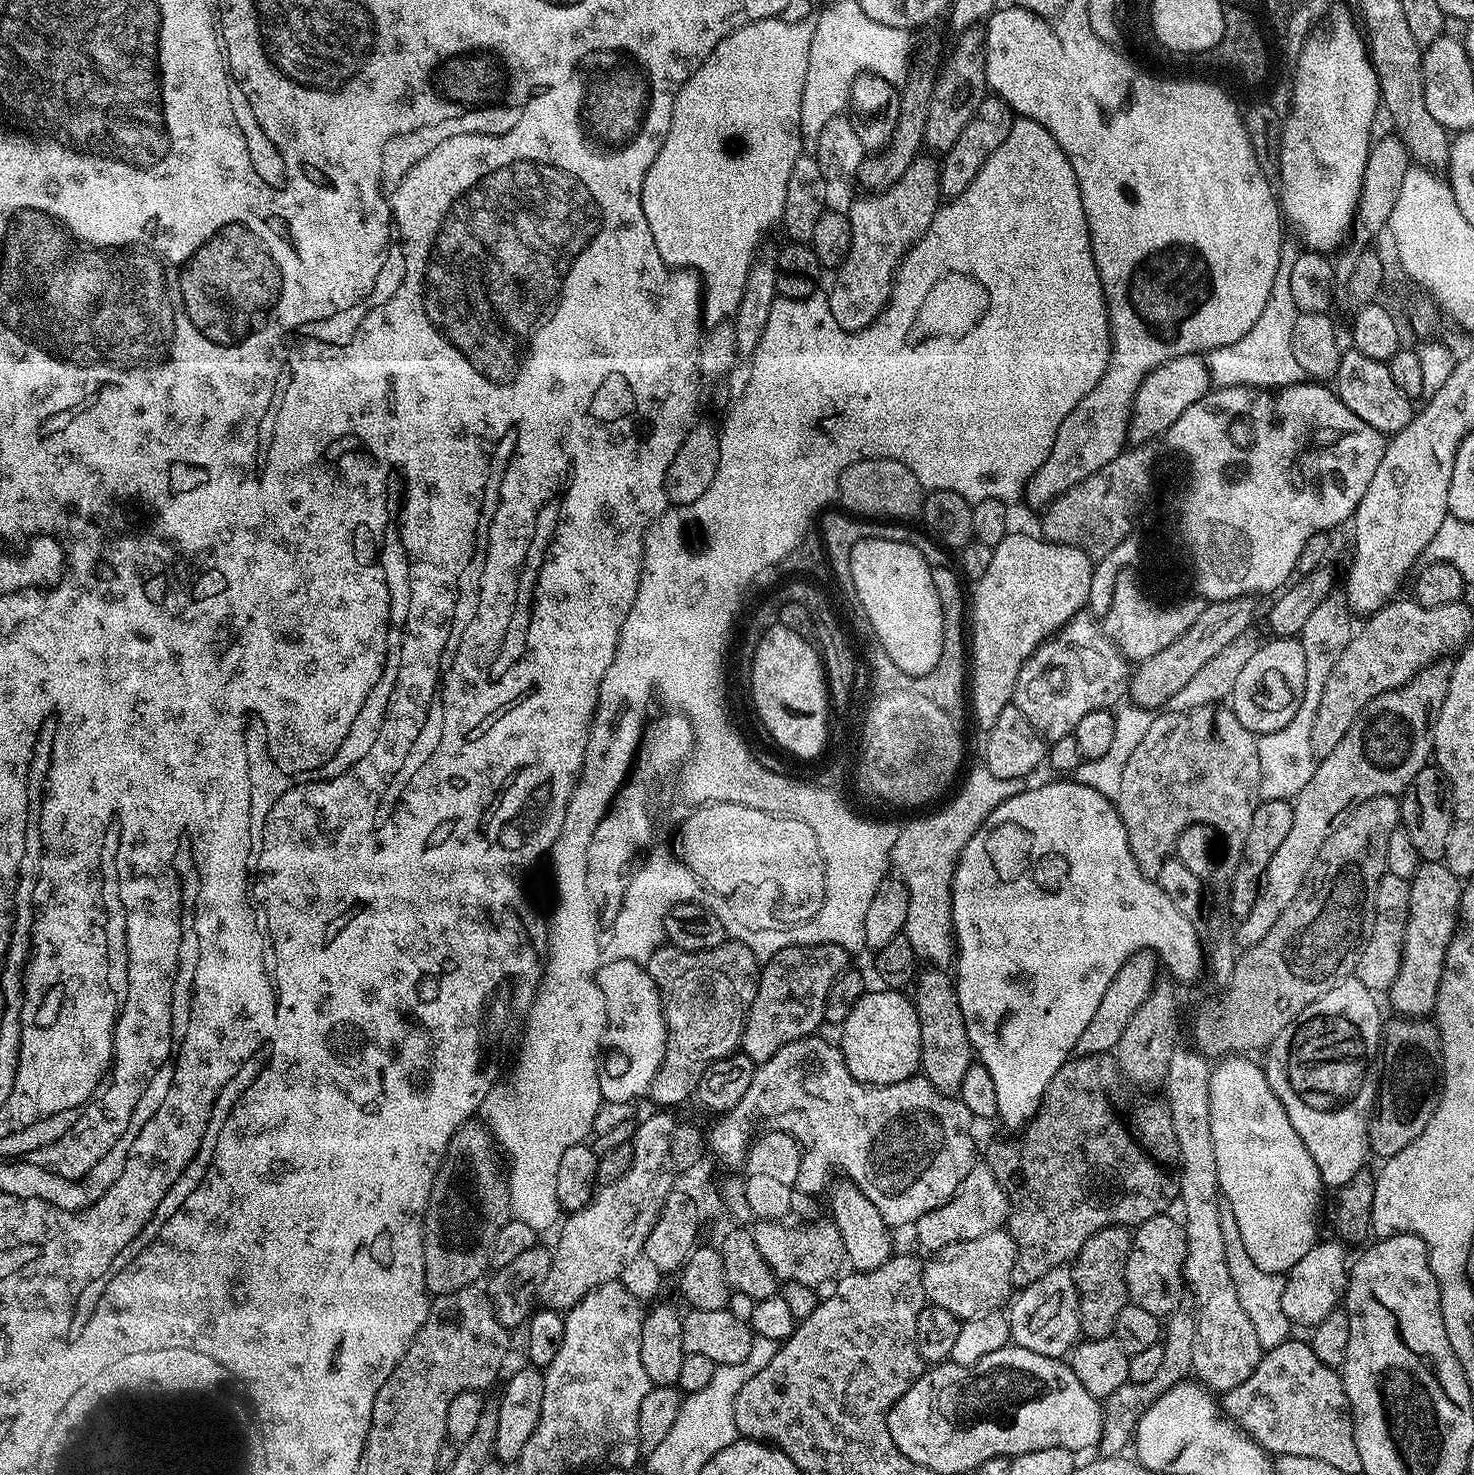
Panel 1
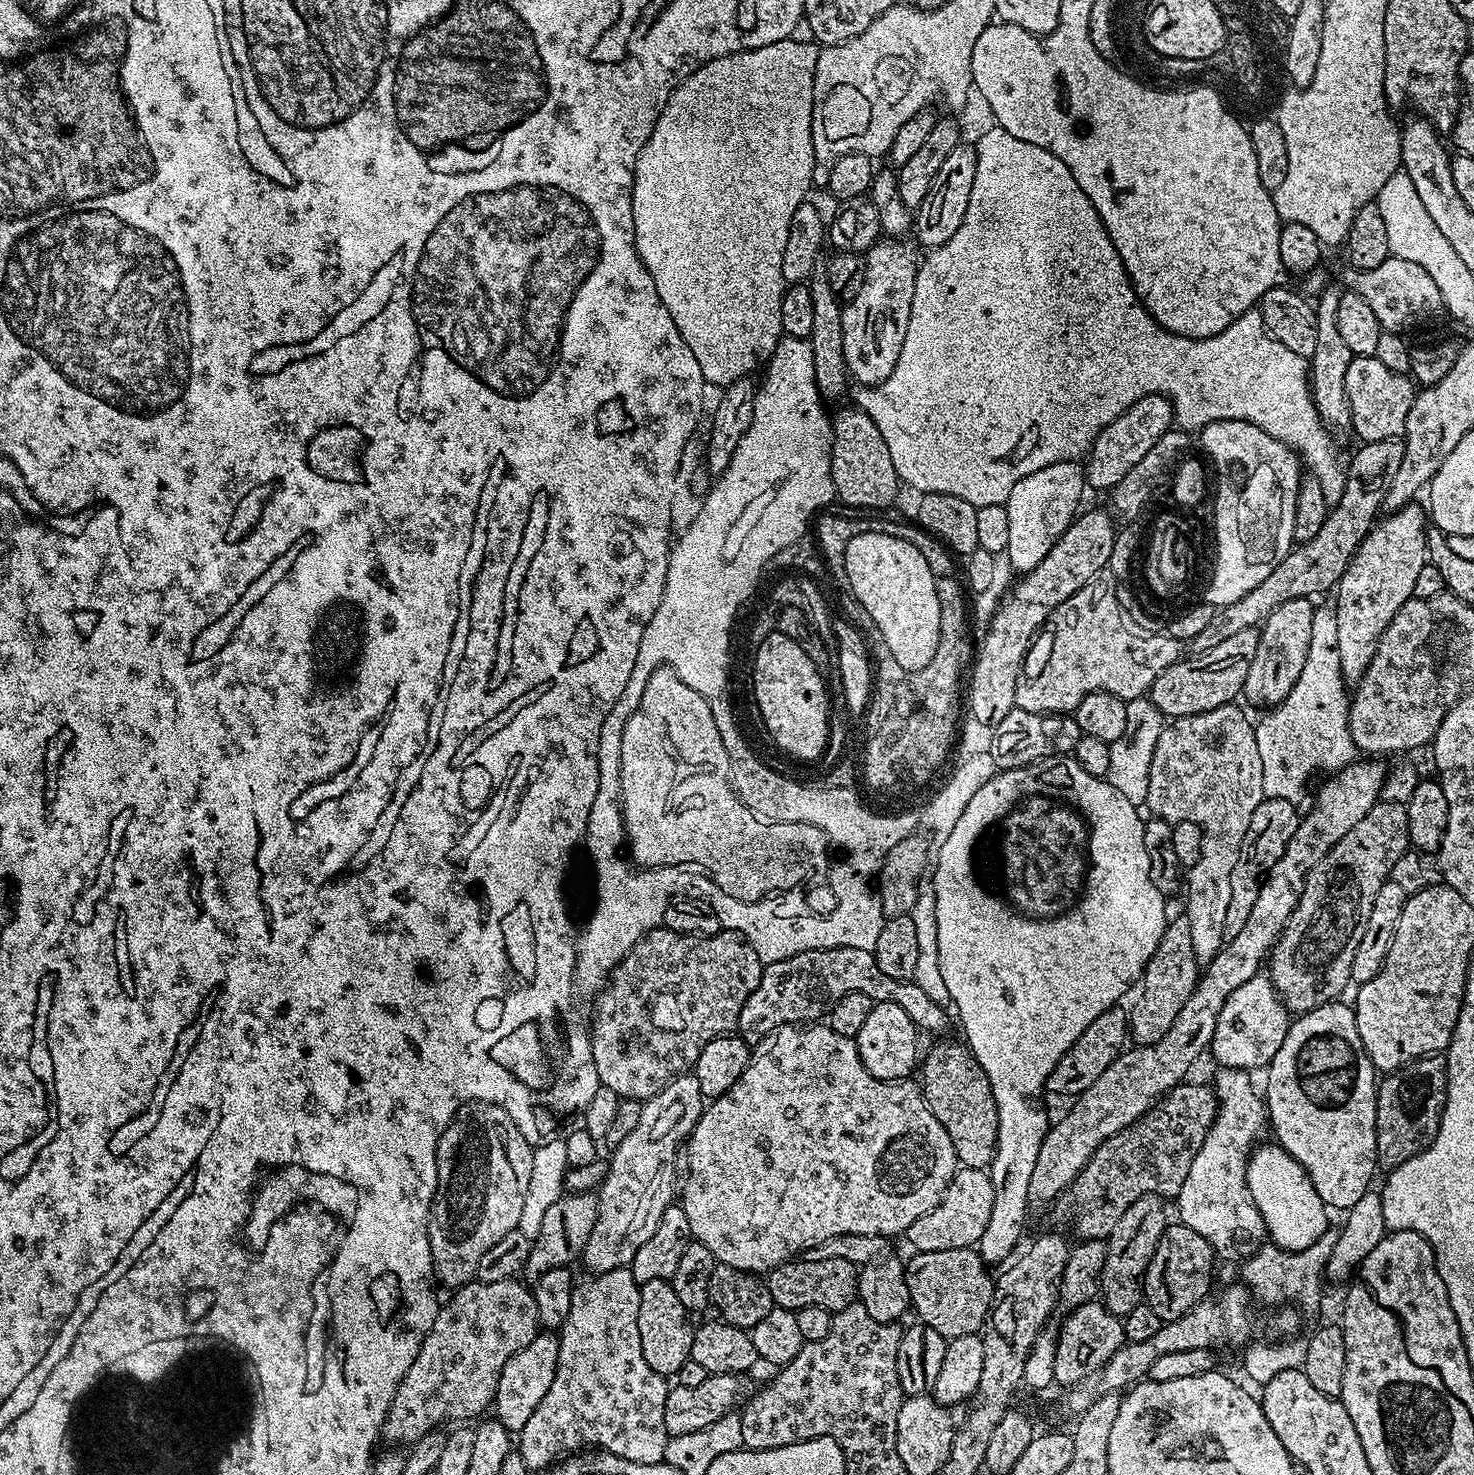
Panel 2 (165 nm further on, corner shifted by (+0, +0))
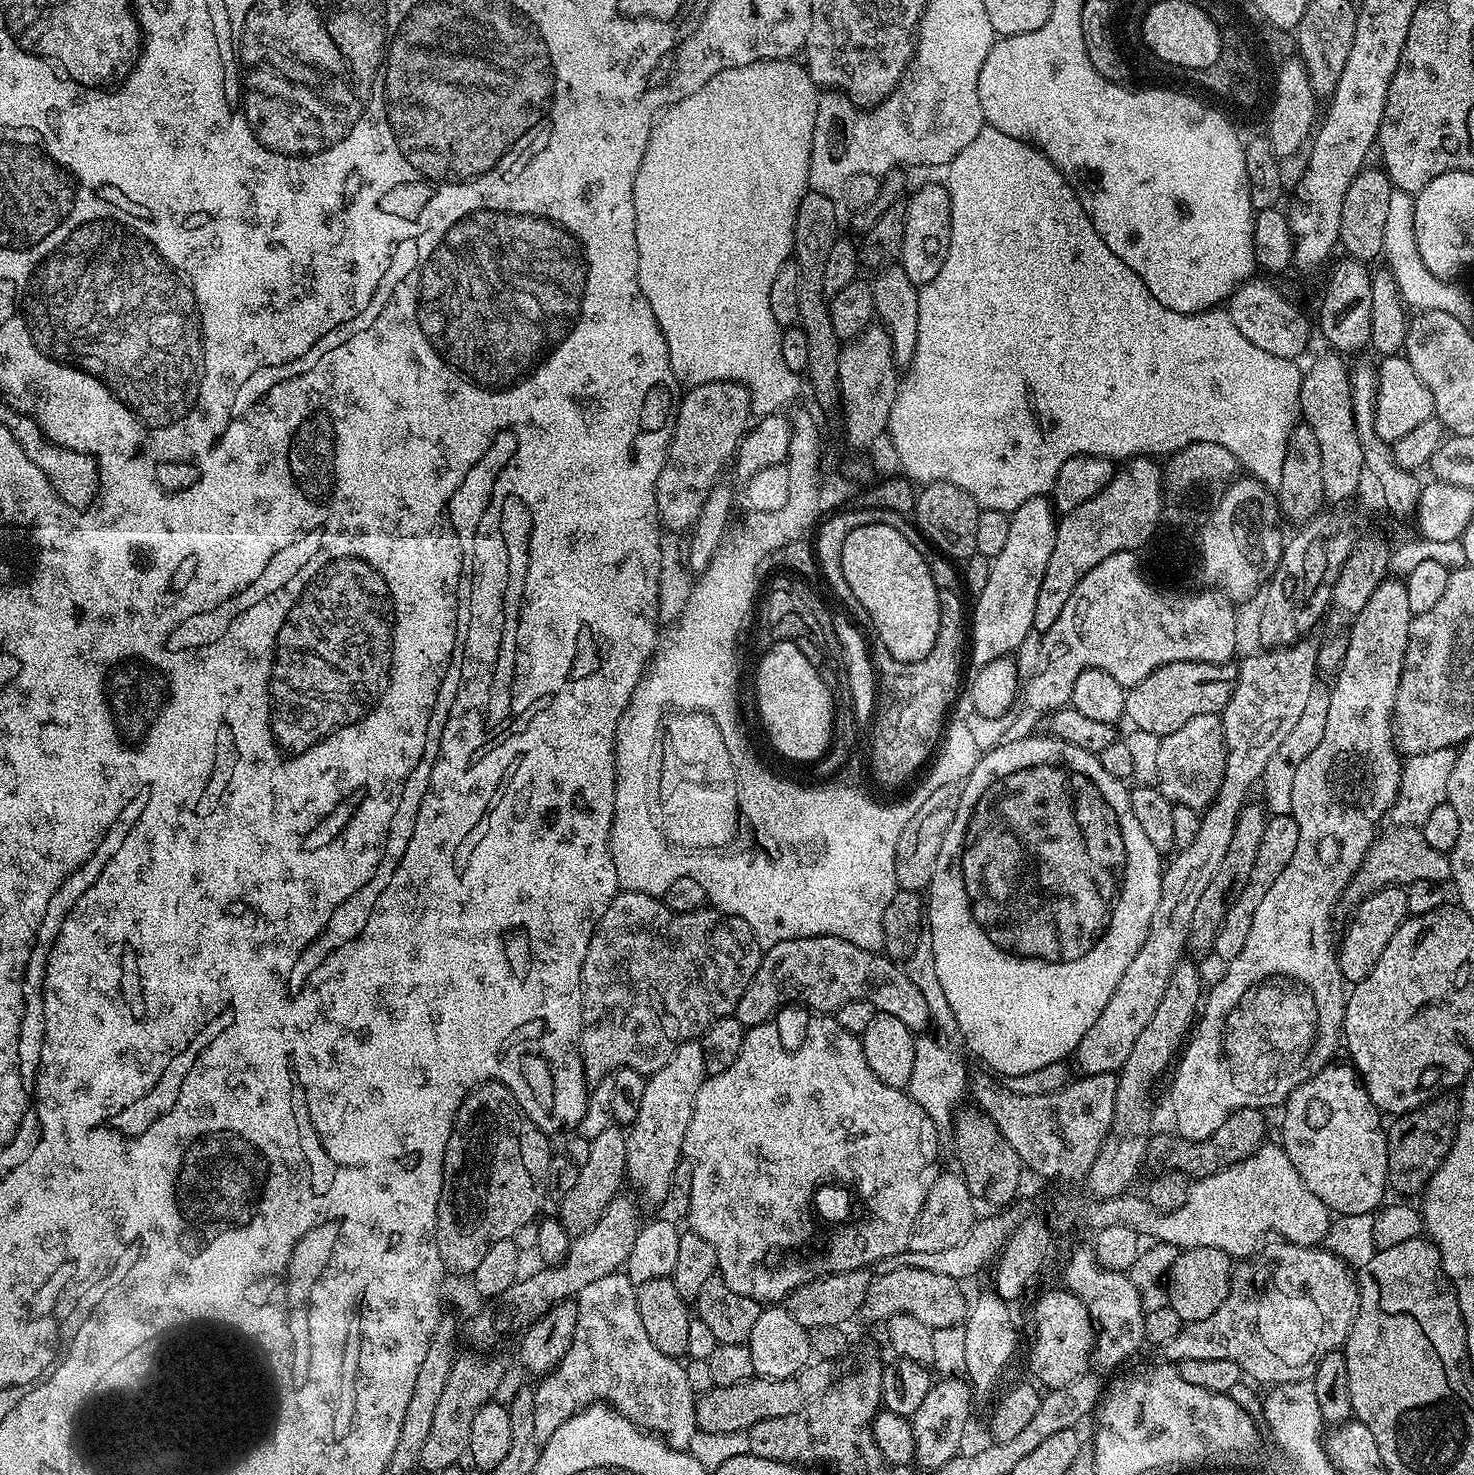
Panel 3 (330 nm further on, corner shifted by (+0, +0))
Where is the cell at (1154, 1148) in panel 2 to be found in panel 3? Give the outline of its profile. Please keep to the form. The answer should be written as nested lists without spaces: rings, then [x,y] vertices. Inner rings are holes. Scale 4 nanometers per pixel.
[[[1243,1108],[1237,1112],[1231,1112],[1218,1126],[1218,1130],[1205,1140],[1186,1140],[1179,1134],[1172,1136],[1153,1135],[1148,1141],[1147,1159],[1157,1164],[1157,1169],[1171,1170],[1173,1172],[1183,1172],[1189,1178],[1199,1178],[1209,1176],[1218,1170],[1228,1168],[1232,1164],[1242,1162],[1250,1158],[1265,1143],[1264,1136],[1264,1116],[1265,1113],[1259,1108]]]

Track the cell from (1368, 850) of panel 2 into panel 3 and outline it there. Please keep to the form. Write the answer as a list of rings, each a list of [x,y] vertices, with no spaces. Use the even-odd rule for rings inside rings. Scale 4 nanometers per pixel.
[[[1393,827],[1388,833],[1377,835],[1372,841],[1372,845],[1368,848],[1367,854],[1364,855],[1364,861],[1358,866],[1358,870],[1353,874],[1352,881],[1344,887],[1344,895],[1342,904],[1348,907],[1348,910],[1355,909],[1360,903],[1378,888],[1391,888],[1393,886],[1407,886],[1414,882],[1422,880],[1432,880],[1435,884],[1444,884],[1451,877],[1452,861],[1447,855],[1438,850],[1434,850],[1434,846],[1430,846],[1430,842],[1426,842],[1423,831],[1419,827]]]

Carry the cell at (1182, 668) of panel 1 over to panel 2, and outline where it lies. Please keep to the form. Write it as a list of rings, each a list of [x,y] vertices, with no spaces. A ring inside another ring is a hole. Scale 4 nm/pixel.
[[[1400,438],[1361,443],[1359,447],[1352,461],[1349,464],[1347,461],[1344,493],[1329,511],[1326,522],[1322,522],[1320,535],[1305,544],[1296,544],[1288,556],[1282,558],[1278,566],[1274,566],[1271,574],[1258,586],[1254,586],[1254,590],[1250,590],[1250,594],[1242,594],[1238,602],[1230,602],[1230,606],[1219,609],[1210,619],[1206,630],[1190,641],[1193,653],[1199,654],[1207,648],[1218,646],[1218,642],[1226,642],[1226,638],[1238,634],[1238,630],[1263,625],[1265,618],[1278,610],[1282,602],[1316,598],[1319,592],[1331,593],[1340,583],[1353,554],[1377,523],[1384,508],[1386,490],[1390,490],[1390,482],[1394,482],[1394,474],[1398,474],[1398,466],[1402,466],[1404,457],[1404,442]]]

